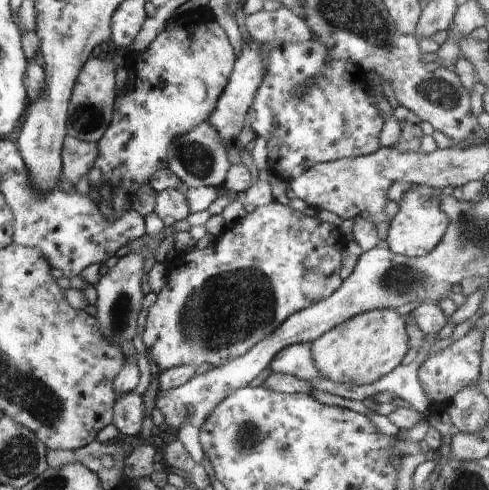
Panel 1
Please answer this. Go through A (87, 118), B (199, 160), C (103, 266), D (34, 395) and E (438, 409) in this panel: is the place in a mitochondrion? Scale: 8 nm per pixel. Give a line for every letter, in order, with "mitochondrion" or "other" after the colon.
A: mitochondrion
B: mitochondrion
C: other
D: mitochondrion
E: other

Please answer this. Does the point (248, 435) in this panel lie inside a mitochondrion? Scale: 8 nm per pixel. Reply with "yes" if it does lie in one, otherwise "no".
yes

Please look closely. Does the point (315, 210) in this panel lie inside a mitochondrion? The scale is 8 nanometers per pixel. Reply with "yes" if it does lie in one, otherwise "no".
no

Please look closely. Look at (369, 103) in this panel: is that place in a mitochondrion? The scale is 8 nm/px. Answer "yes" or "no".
no

